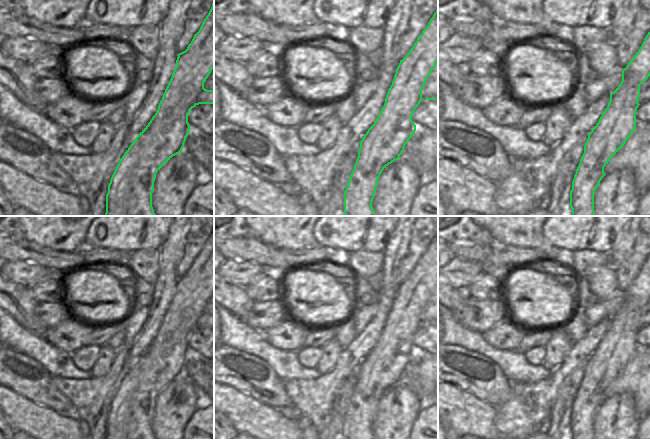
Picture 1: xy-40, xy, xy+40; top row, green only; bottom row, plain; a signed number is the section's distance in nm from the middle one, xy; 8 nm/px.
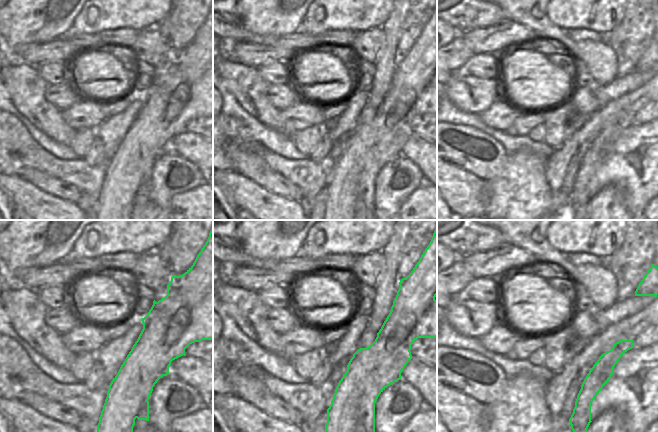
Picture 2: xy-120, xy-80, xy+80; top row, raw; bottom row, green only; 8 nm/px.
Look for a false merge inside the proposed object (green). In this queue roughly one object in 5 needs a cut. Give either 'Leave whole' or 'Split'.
Split

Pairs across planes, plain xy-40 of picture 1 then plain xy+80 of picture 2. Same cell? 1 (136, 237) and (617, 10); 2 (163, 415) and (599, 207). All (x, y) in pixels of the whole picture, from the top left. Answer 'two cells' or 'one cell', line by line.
1: one cell
2: one cell

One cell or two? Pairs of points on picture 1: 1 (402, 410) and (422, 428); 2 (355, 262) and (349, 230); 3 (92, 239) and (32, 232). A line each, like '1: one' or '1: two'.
1: two
2: two
3: two

